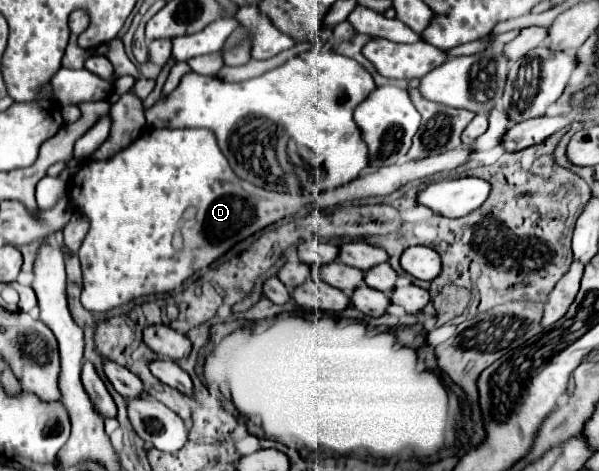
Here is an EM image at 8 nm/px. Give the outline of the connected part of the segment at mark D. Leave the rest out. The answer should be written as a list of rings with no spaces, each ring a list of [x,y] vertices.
[[[149,129],[145,131],[137,141],[133,141],[127,149],[121,153],[113,155],[109,161],[87,161],[75,177],[69,181],[69,197],[71,203],[77,211],[89,217],[91,229],[79,249],[79,261],[81,261],[81,271],[83,271],[83,287],[81,287],[81,303],[89,311],[101,311],[107,313],[109,309],[115,309],[135,297],[151,295],[151,293],[169,293],[175,291],[187,277],[191,277],[195,271],[211,265],[215,259],[219,259],[225,251],[229,251],[235,243],[247,239],[255,231],[283,219],[285,215],[291,215],[299,209],[303,209],[311,199],[307,197],[297,197],[297,195],[283,195],[283,193],[273,193],[265,189],[257,189],[255,185],[249,185],[247,181],[241,181],[229,167],[225,155],[221,153],[213,133],[209,129]]]

